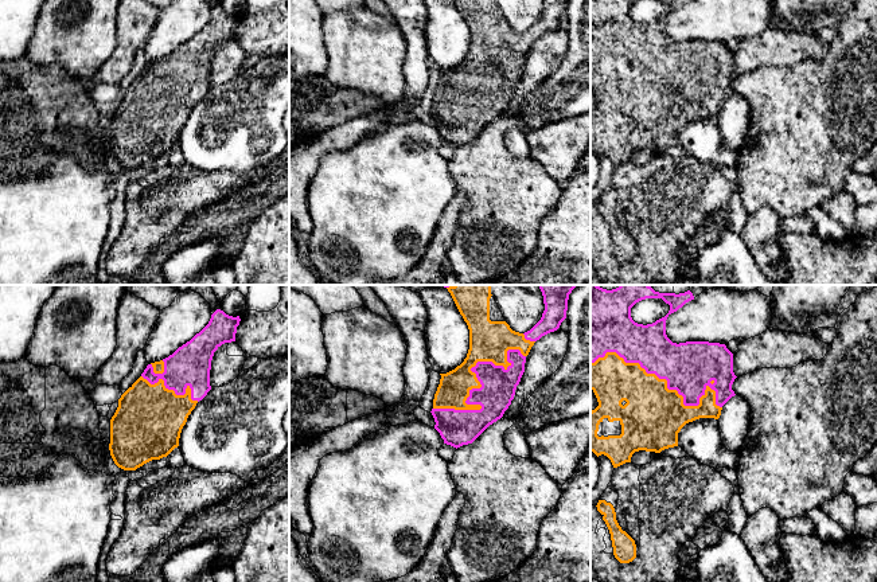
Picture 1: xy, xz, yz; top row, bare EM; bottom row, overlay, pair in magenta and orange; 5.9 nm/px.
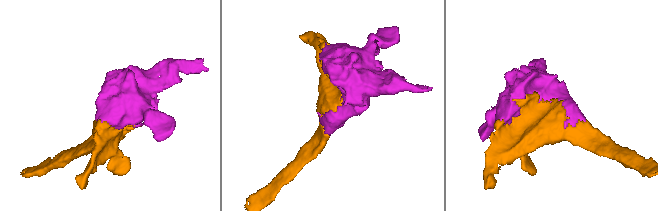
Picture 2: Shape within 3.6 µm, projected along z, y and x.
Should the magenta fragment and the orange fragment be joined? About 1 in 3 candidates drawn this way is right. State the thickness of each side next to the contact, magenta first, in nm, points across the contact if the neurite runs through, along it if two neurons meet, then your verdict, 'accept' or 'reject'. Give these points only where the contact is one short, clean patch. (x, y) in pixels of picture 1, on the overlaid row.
calibres 200 and 200 nm; accept

